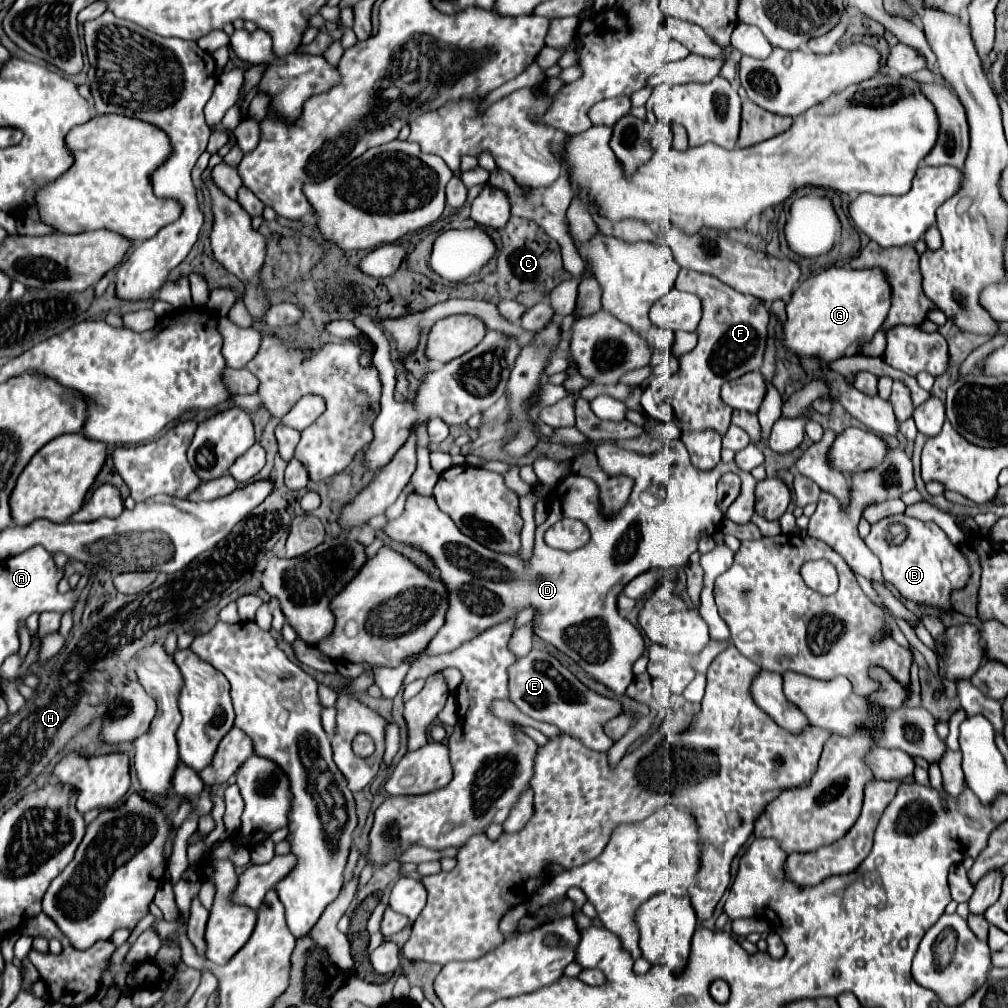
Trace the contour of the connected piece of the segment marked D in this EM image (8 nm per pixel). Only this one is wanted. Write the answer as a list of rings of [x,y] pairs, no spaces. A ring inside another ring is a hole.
[[[680,439],[666,443],[662,447],[662,451],[658,451],[654,455],[630,453],[630,451],[624,451],[616,445],[612,445],[612,443],[602,443],[600,447],[596,447],[594,453],[598,457],[602,471],[636,471],[636,475],[630,475],[634,479],[634,487],[632,487],[632,495],[630,495],[628,503],[622,507],[622,511],[616,517],[604,519],[600,515],[600,499],[598,499],[596,483],[592,479],[580,477],[580,475],[566,477],[560,485],[556,485],[548,493],[548,515],[550,517],[546,519],[546,523],[536,527],[534,553],[532,553],[530,563],[524,563],[520,559],[520,555],[502,555],[502,553],[494,553],[494,551],[482,547],[474,539],[460,533],[456,523],[436,507],[436,501],[432,497],[408,493],[404,513],[386,525],[386,537],[392,541],[412,545],[414,549],[426,553],[436,563],[436,567],[440,571],[440,581],[444,581],[444,587],[448,589],[448,613],[444,617],[444,625],[436,633],[436,637],[430,641],[428,649],[422,655],[448,653],[448,651],[456,649],[458,645],[462,645],[464,641],[476,637],[480,631],[486,631],[488,627],[512,617],[514,611],[522,611],[524,607],[532,605],[534,611],[538,611],[534,633],[540,639],[544,639],[546,643],[552,643],[556,649],[560,649],[562,653],[572,657],[580,665],[580,669],[584,669],[592,679],[596,679],[598,683],[608,687],[614,695],[624,695],[630,681],[634,679],[632,663],[644,653],[644,647],[646,647],[640,631],[616,613],[618,611],[616,609],[616,595],[622,593],[624,585],[628,581],[632,581],[634,577],[638,577],[640,573],[646,573],[650,569],[670,571],[670,569],[678,569],[682,565],[688,565],[688,557],[696,551],[700,537],[704,533],[712,533],[712,531],[720,529],[724,513],[716,505],[716,483],[728,471],[738,473],[742,479],[742,493],[726,511],[726,517],[730,521],[734,521],[734,523],[748,523],[750,521],[750,517],[754,515],[754,487],[756,487],[756,513],[768,521],[780,519],[790,503],[790,491],[778,477],[764,479],[756,485],[754,477],[750,473],[744,473],[742,469],[738,469],[736,463],[720,463],[710,471],[698,471],[696,467],[692,467],[688,451]],[[562,517],[574,517],[574,519],[582,521],[590,529],[590,535],[592,535],[590,543],[586,543],[584,547],[580,547],[576,551],[560,551],[560,549],[548,547],[544,543],[544,533],[550,525],[554,525]]]

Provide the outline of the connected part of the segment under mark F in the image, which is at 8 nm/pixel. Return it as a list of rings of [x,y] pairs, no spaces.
[[[690,269],[680,271],[676,289],[698,295],[704,313],[696,327],[698,345],[696,349],[680,357],[680,369],[672,377],[674,423],[682,431],[712,429],[724,435],[730,425],[732,409],[728,409],[728,405],[724,405],[724,401],[720,399],[720,387],[730,379],[738,379],[744,373],[760,369],[766,349],[768,311],[758,297],[738,293],[716,277]]]

